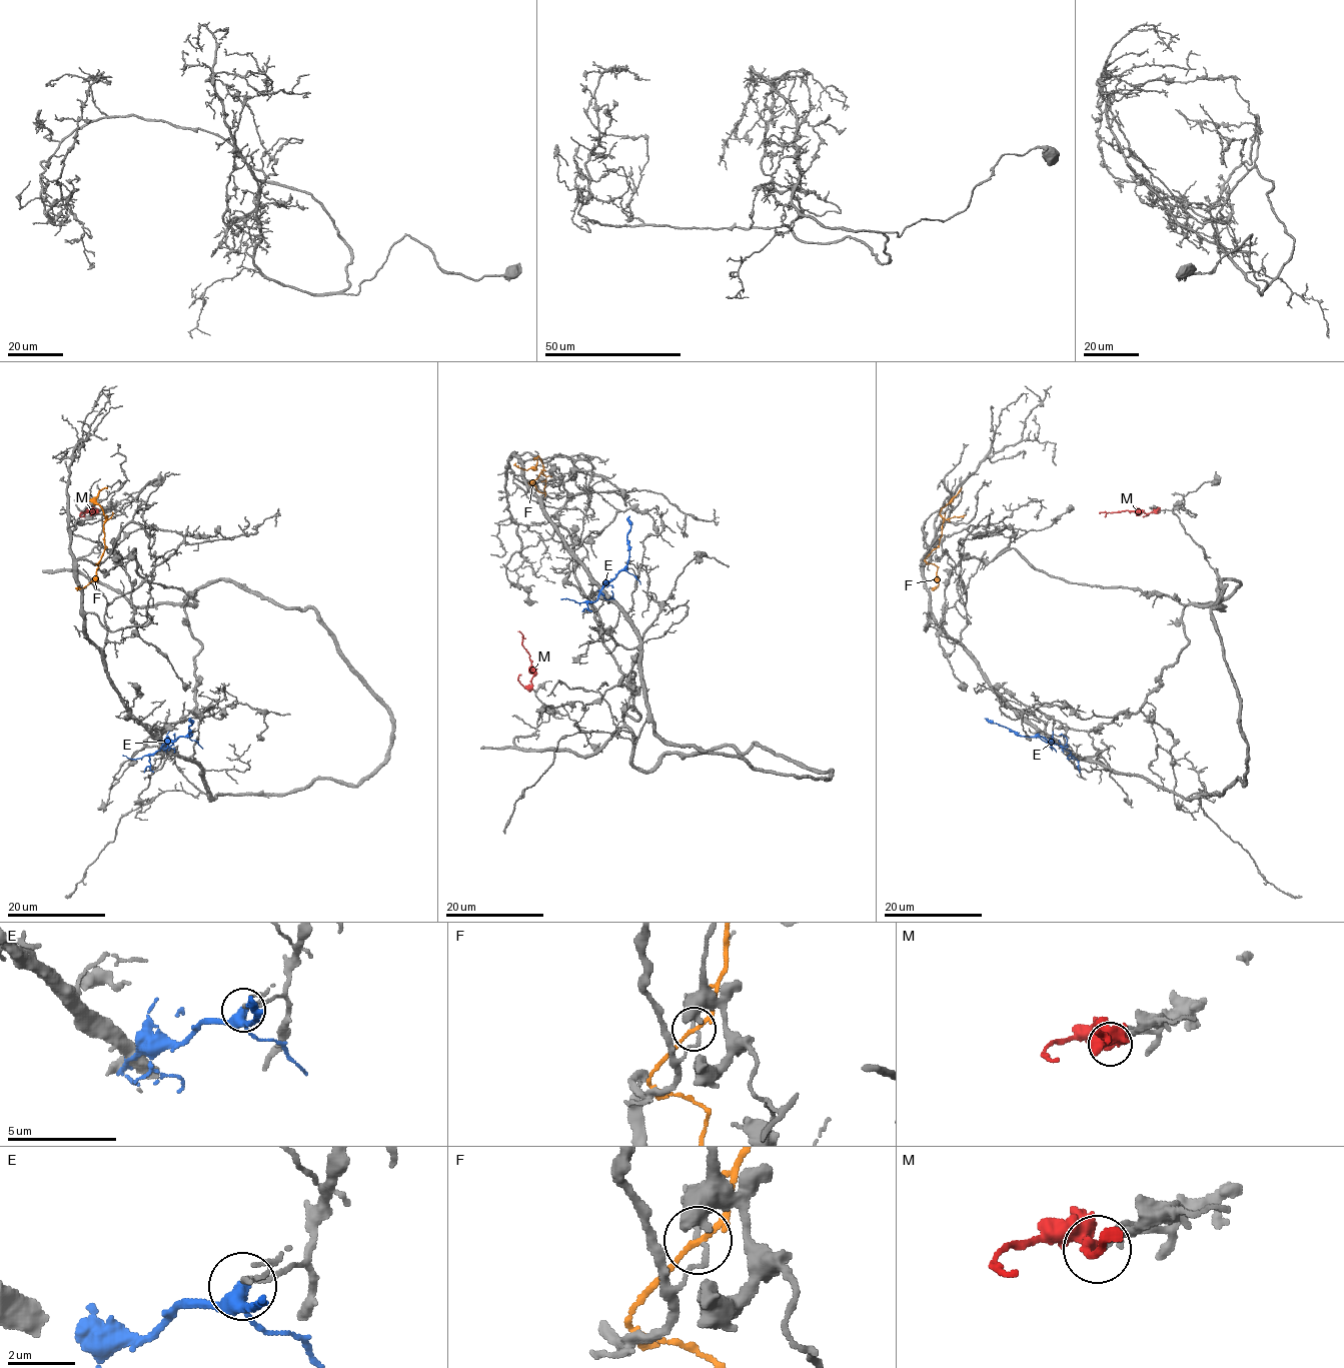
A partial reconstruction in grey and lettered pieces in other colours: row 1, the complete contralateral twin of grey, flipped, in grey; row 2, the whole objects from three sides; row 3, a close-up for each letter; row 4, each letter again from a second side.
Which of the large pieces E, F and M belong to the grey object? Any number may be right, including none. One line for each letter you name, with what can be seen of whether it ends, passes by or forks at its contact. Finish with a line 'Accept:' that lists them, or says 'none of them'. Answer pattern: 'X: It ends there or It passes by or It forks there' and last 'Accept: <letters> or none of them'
M: It forks there
Accept: M

